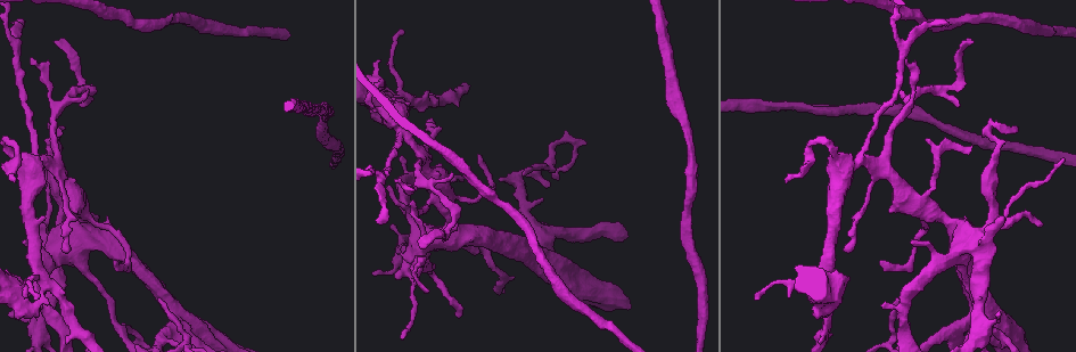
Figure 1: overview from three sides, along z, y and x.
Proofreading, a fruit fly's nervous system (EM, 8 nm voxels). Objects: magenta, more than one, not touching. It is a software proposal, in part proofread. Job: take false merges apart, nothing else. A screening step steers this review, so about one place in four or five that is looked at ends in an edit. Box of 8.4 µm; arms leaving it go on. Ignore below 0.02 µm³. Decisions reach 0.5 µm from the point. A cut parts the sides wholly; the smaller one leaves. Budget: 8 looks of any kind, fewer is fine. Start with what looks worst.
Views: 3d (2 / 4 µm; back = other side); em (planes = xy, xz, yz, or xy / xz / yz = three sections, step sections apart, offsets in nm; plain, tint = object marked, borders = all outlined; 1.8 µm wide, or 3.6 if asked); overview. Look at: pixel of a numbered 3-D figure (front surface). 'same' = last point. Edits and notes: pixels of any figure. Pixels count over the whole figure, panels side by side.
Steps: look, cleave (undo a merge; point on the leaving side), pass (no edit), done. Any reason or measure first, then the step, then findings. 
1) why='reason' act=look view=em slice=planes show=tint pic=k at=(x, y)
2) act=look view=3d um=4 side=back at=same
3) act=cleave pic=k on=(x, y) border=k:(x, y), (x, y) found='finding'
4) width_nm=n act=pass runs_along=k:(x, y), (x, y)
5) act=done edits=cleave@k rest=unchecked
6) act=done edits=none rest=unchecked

why='sudden change in width' act=look view=3d um=4 pic=1 at=(424, 251)

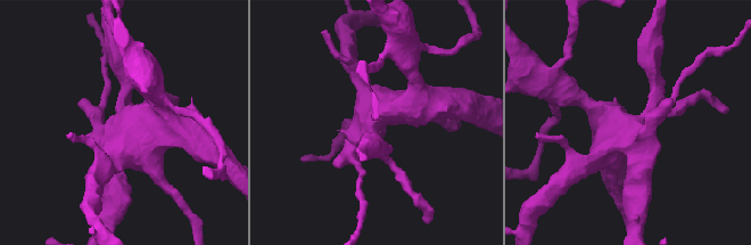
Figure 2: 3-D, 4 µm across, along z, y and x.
why='now the EM' act=look view=em slice=yz step=16 show=borders pic=2 at=(118, 124)

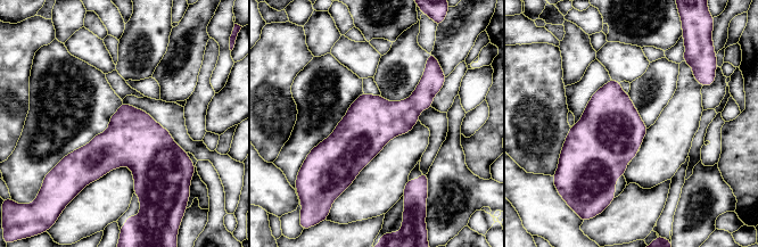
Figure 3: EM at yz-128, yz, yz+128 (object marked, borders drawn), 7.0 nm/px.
act=pass runs_along=3:(435, 87), (342, 155), (319, 157) found='all the same neuron'

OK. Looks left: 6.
why='sharp bend' act=look view=em slice=xz step=16 show=tint pic=1 at=(451, 220)

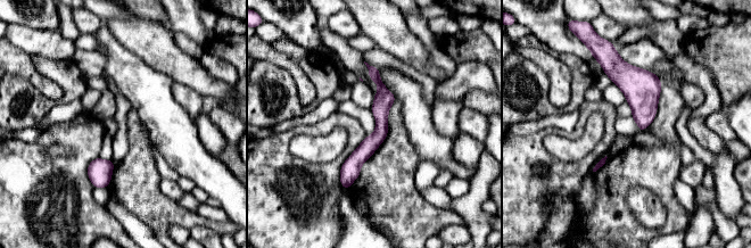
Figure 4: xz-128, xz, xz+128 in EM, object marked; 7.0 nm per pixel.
why='cut it another way' act=look view=em slice=planes show=tint at=same

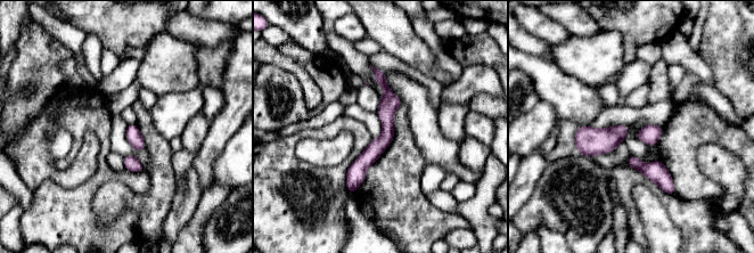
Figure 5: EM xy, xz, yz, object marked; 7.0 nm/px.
act=pass runs_along=5:(380, 73), (387, 136), (351, 188) found='all the same neuron'

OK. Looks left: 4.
why='thick turns thin' act=look view=em um=3.6 slice=xz step=16 show=tint pic=1 at=(417, 150)

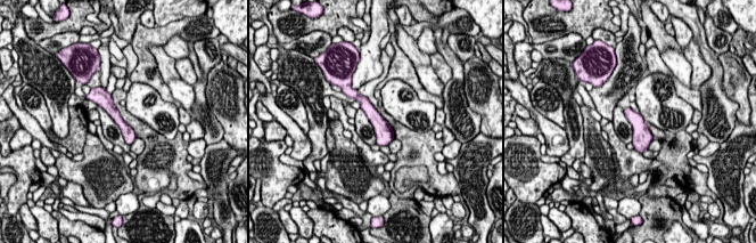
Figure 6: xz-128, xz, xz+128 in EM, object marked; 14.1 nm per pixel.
why='another direction' act=look view=em um=3.6 slice=planes show=tint at=same

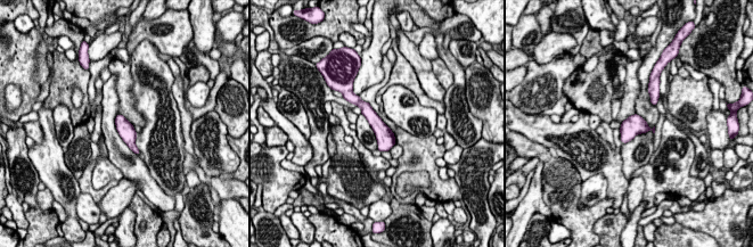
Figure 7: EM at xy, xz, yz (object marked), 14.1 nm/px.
width_nm=240 act=pass runs_along=7:(357, 101), (383, 132), (386, 148) found='one neuron here'

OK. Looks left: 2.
act=done edits=none rest=unchecked

